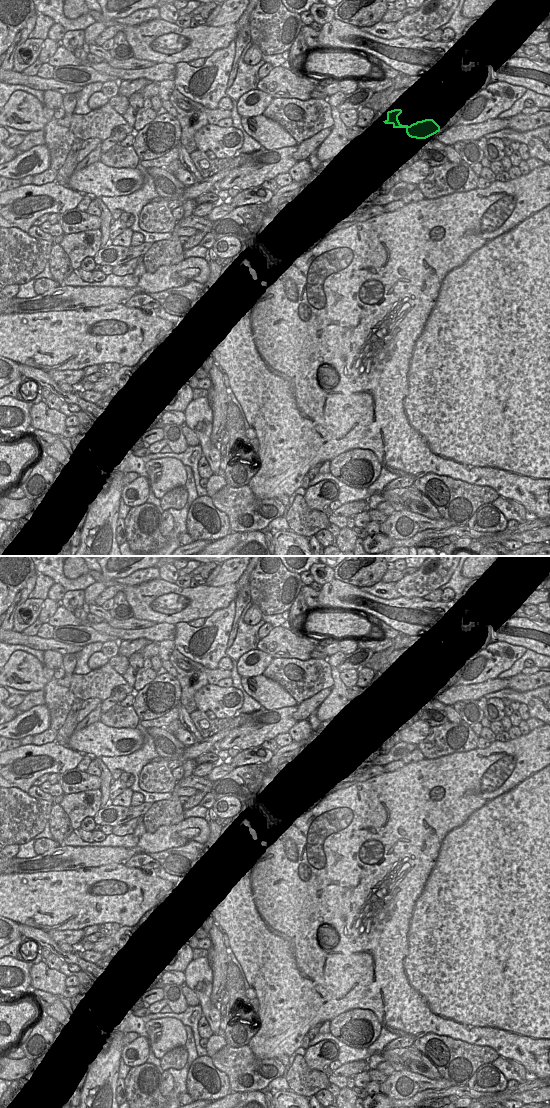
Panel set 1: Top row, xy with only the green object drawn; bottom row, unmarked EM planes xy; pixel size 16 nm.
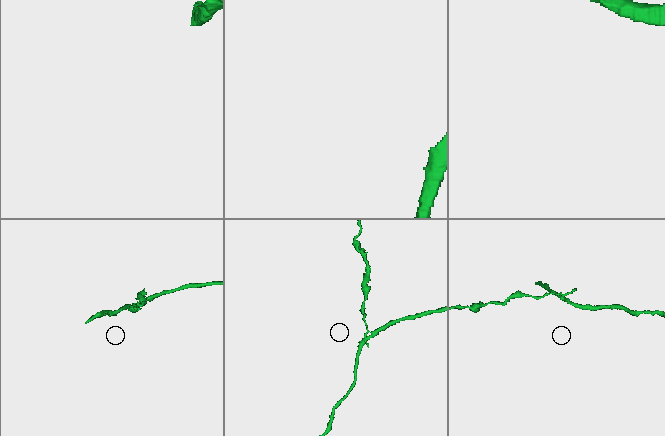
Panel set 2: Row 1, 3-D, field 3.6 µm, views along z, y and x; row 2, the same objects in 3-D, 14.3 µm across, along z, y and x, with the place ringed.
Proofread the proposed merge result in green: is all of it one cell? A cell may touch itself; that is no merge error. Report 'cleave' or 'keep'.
cleave

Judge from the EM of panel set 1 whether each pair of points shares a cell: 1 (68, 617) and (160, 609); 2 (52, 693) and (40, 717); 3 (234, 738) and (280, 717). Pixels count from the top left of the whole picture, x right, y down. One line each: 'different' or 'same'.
1: different
2: different
3: same

